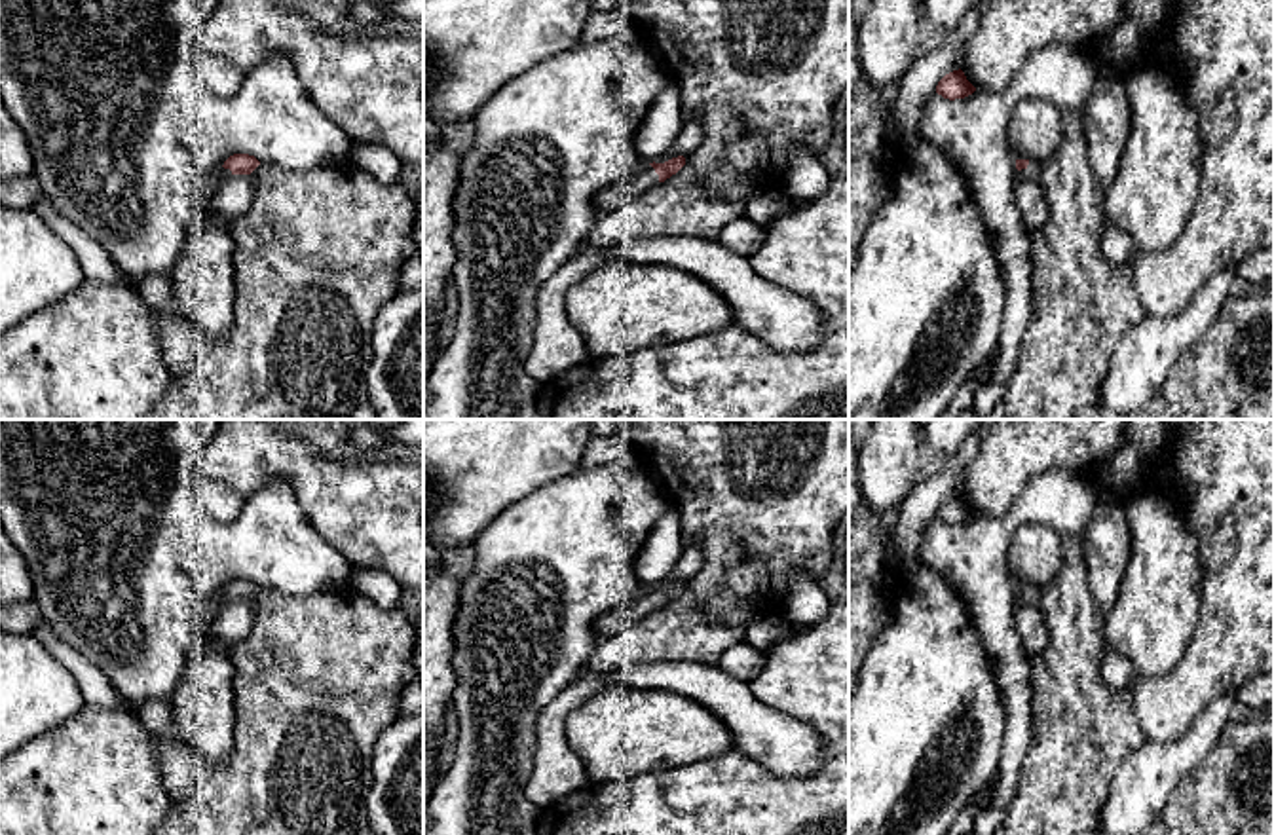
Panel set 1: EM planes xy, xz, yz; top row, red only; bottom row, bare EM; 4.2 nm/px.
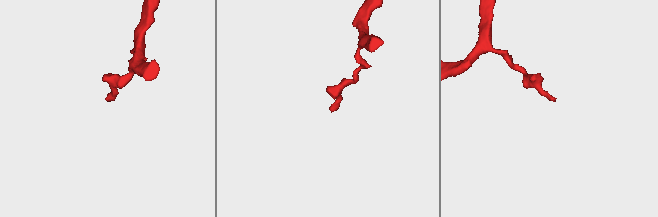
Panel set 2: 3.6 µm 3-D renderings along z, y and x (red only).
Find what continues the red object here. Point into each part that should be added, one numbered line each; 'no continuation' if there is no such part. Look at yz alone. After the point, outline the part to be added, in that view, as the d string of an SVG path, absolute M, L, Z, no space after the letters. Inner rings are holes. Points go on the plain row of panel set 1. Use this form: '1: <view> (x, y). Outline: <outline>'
1: yz (1033, 594). Outline: M1029 584L1029 590L1021 594L1020 600L1029 605L1039 605L1040 596L1042 596L1040 584Z

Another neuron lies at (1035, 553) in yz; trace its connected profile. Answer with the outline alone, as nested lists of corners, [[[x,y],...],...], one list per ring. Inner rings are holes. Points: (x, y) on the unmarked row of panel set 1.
[[[1035,522],[1018,526],[1006,548],[1006,567],[1014,586],[1048,584],[1059,573],[1063,558],[1063,535]]]

